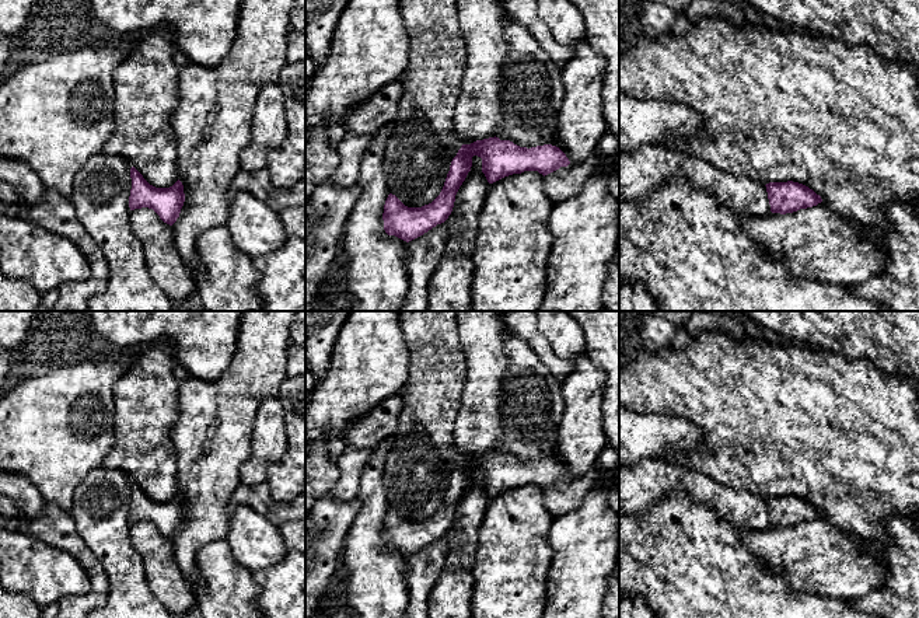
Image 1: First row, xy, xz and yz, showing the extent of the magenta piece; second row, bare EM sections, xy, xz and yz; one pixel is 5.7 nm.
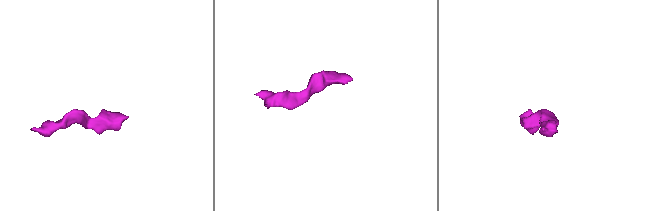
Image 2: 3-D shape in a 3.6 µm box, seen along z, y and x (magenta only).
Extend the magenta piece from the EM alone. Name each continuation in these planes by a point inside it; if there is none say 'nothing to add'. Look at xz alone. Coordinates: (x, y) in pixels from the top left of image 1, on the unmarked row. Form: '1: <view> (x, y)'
1: xz (565, 496)

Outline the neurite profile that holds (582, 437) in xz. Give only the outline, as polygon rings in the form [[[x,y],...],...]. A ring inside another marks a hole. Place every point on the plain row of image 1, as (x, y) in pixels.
[[[587,353],[576,356],[573,362],[574,370],[562,381],[565,411],[558,429],[558,461],[570,478],[580,478],[597,467],[597,458],[608,444],[602,413],[607,374],[590,360]]]

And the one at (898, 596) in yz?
[[[892,516],[883,520],[881,526],[890,540],[864,540],[863,548],[888,568],[887,577],[878,587],[849,603],[856,610],[880,618],[919,618],[919,519]]]

